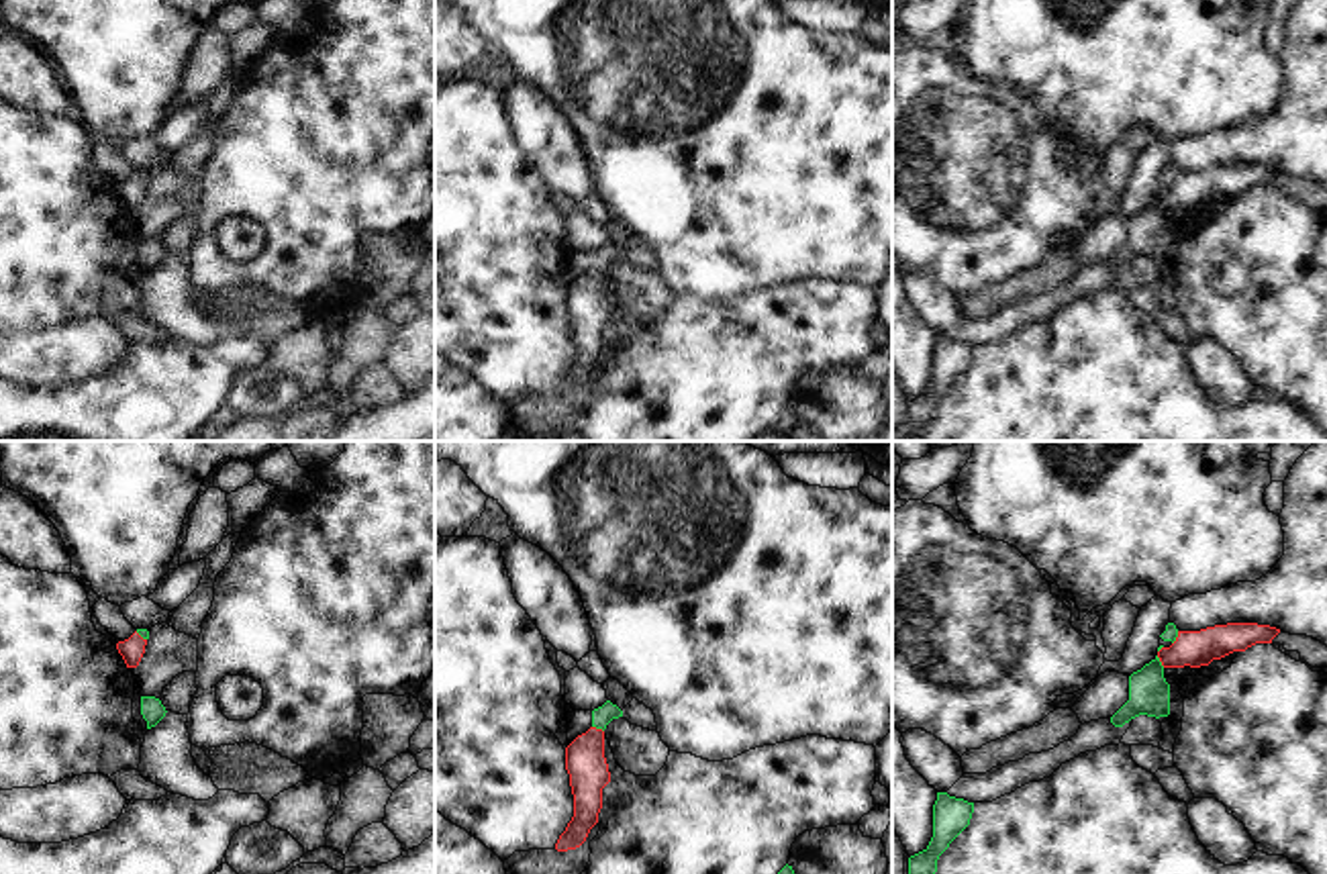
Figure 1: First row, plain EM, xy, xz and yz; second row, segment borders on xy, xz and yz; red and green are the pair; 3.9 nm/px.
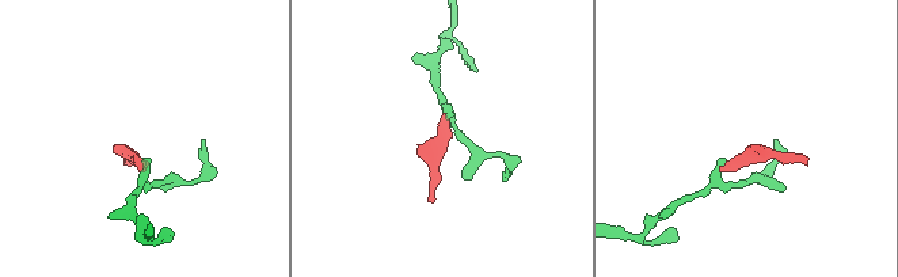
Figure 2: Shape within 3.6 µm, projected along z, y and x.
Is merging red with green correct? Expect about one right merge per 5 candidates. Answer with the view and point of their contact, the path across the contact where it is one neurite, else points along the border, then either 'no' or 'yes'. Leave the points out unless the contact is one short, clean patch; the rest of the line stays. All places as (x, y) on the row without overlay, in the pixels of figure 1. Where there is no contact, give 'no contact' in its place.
xz (599, 272) | along xz (593, 268), (603, 274) | no

